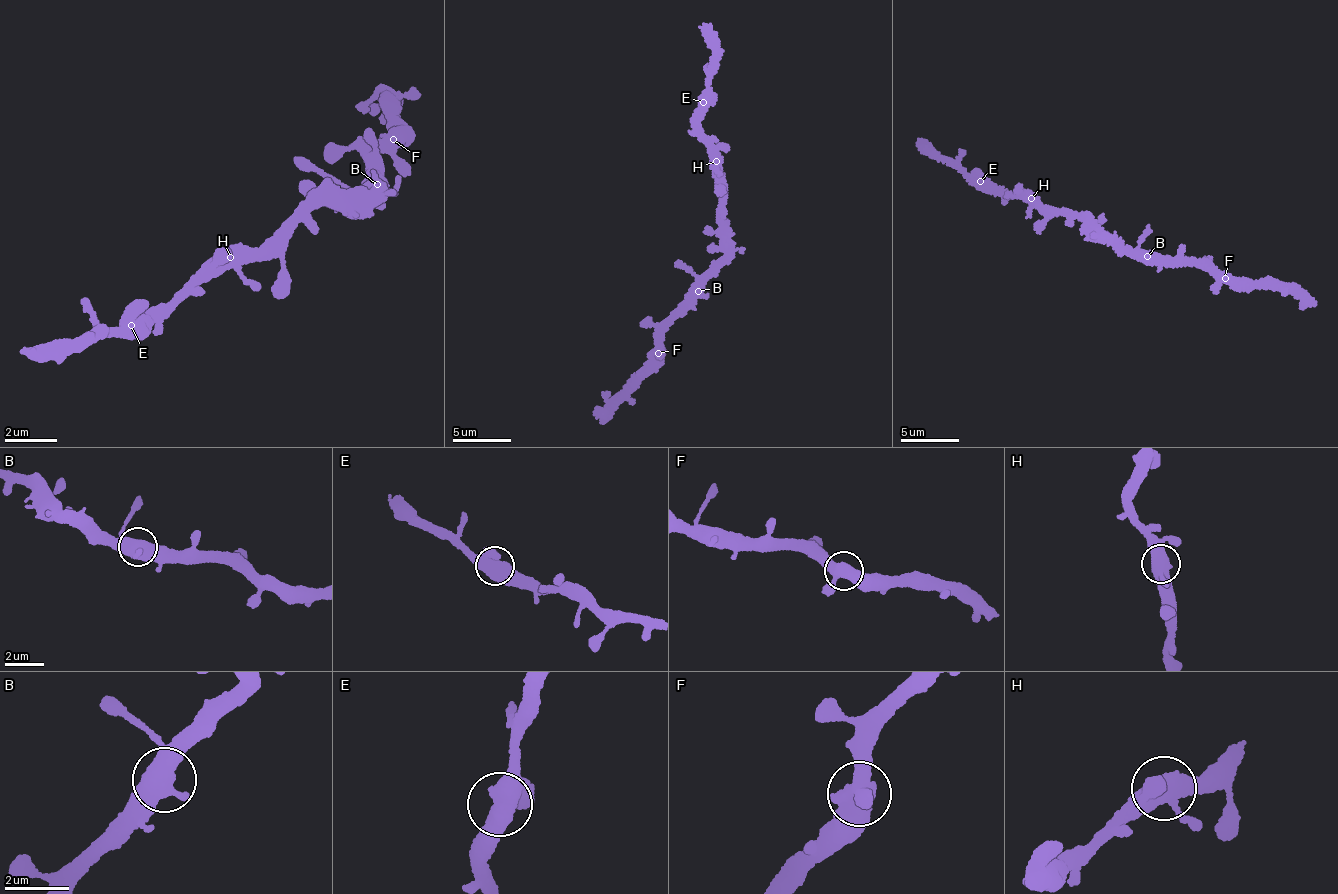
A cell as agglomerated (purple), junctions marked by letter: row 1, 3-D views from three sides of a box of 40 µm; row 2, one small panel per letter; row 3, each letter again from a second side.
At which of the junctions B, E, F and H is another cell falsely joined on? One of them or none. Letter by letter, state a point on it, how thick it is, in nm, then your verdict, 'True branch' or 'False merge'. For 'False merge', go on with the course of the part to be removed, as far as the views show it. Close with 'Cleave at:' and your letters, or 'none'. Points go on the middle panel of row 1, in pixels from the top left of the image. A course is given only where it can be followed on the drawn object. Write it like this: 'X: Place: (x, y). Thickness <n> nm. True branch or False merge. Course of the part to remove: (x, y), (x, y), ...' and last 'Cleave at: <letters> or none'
B: Place: (698, 291). Thickness 500 nm. True branch
E: Place: (703, 102). Thickness 500 nm. True branch
F: Place: (658, 353). Thickness 500 nm. True branch
H: Place: (716, 161). Thickness 480 nm. True branch
Cleave at: none

